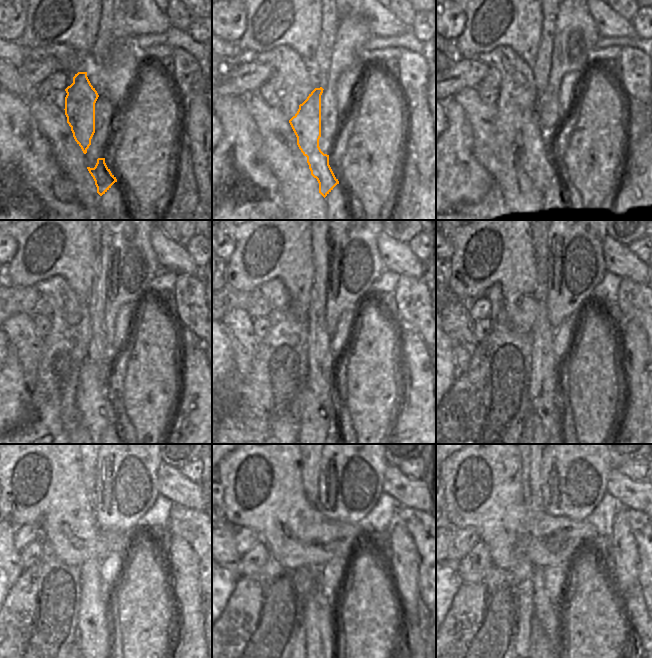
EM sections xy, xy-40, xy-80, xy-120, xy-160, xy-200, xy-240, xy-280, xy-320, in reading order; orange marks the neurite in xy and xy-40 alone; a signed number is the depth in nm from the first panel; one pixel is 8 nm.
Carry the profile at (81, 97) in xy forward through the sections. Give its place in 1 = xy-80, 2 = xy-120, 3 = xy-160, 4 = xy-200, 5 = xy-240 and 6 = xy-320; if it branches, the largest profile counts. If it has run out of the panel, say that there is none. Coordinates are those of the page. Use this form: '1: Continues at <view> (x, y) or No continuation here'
1: Continues at xy-80 (531, 156)
2: Continues at xy-120 (97, 411)
3: Continues at xy-160 (319, 411)
4: Continues at xy-200 (543, 415)
5: Continues at xy-240 (95, 639)
6: Continues at xy-320 (556, 639)

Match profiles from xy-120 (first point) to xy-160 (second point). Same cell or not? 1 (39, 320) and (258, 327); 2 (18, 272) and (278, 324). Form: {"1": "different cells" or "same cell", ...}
{"1": "same cell", "2": "different cells"}

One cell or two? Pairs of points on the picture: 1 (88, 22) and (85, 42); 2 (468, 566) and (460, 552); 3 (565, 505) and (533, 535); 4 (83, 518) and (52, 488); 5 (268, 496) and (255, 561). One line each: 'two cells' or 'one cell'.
1: one cell
2: two cells
3: two cells
4: one cell
5: two cells

